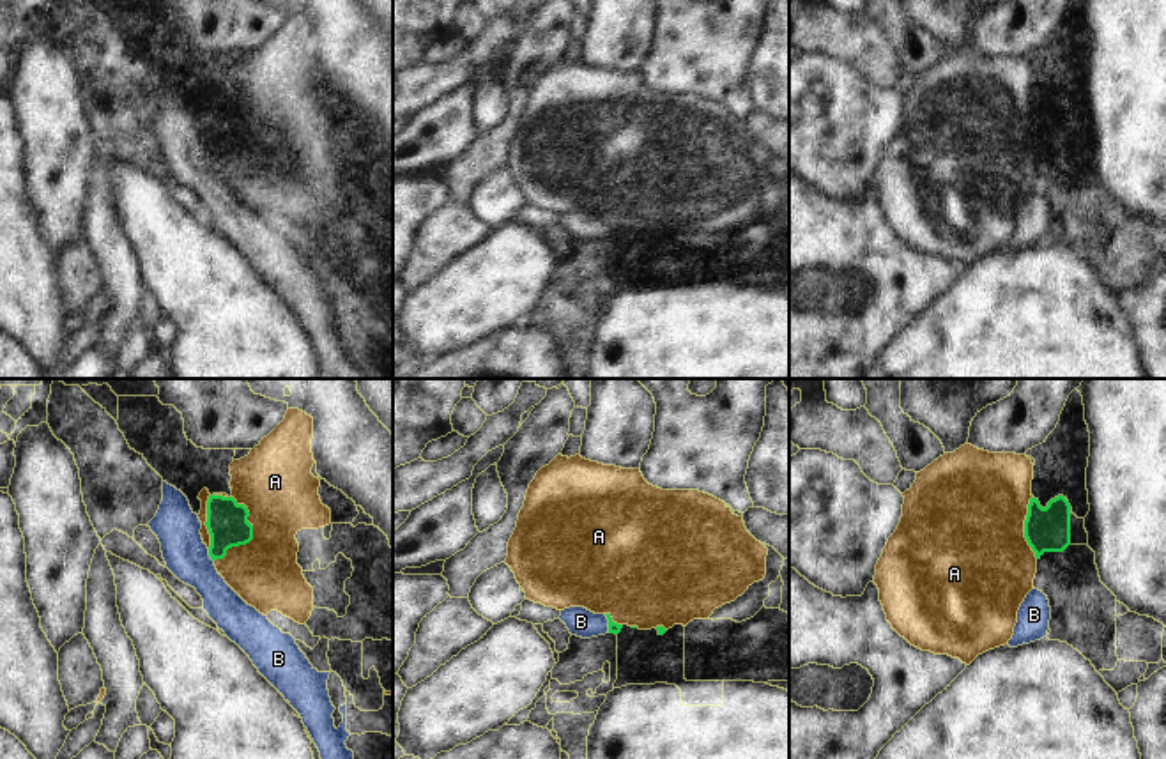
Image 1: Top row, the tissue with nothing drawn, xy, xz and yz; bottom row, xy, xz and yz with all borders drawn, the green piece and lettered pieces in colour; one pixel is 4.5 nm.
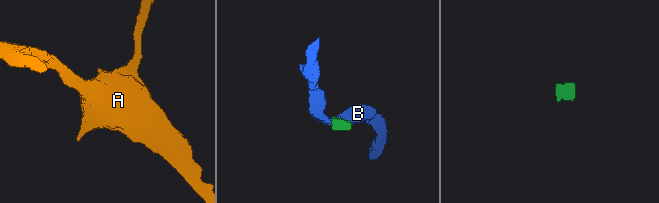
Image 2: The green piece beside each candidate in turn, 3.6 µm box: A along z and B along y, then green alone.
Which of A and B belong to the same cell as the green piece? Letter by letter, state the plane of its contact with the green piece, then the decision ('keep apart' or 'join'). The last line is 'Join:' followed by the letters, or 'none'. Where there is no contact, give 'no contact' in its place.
A: meets green in xy; join
B: meets green in xy; keep apart
Join: A

